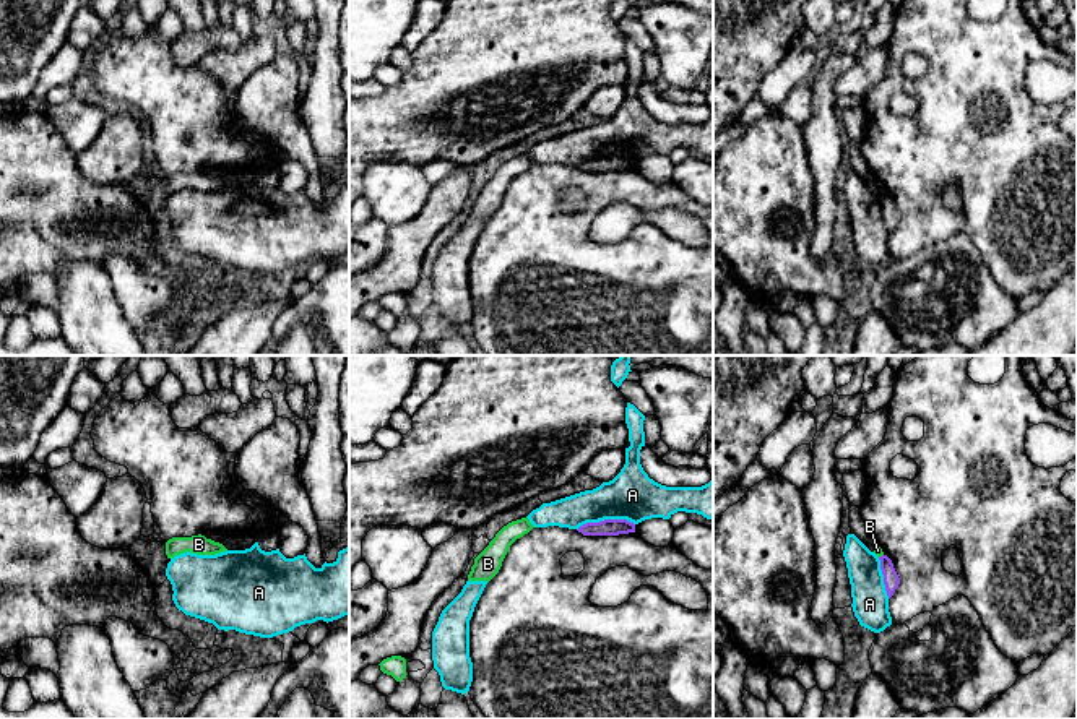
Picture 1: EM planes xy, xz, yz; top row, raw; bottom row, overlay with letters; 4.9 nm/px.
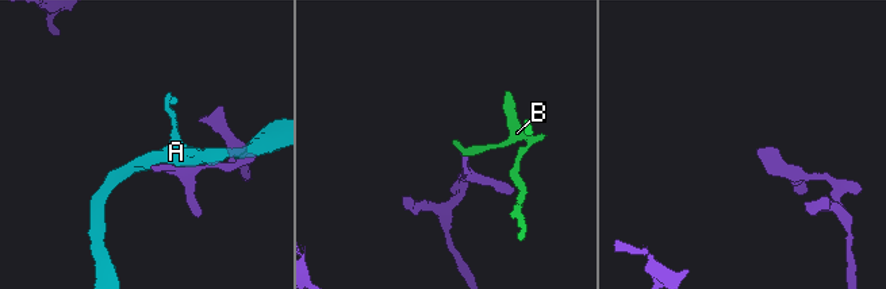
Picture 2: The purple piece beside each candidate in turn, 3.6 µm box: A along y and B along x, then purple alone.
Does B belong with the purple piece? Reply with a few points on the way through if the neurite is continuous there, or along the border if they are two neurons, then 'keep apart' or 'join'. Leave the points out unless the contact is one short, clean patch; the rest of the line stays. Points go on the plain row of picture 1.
border along yz (882, 190), (879, 193); keep apart

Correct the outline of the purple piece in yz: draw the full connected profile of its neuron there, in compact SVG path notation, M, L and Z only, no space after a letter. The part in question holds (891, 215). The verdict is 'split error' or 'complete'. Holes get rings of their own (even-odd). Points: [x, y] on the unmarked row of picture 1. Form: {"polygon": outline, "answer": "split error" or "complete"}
{"polygon": "M887 192L879 193L879 196L880 196L880 206L884 211L885 227L887 227L887 232L890 235L900 221L900 214L893 205L892 196Z", "answer": "complete"}

